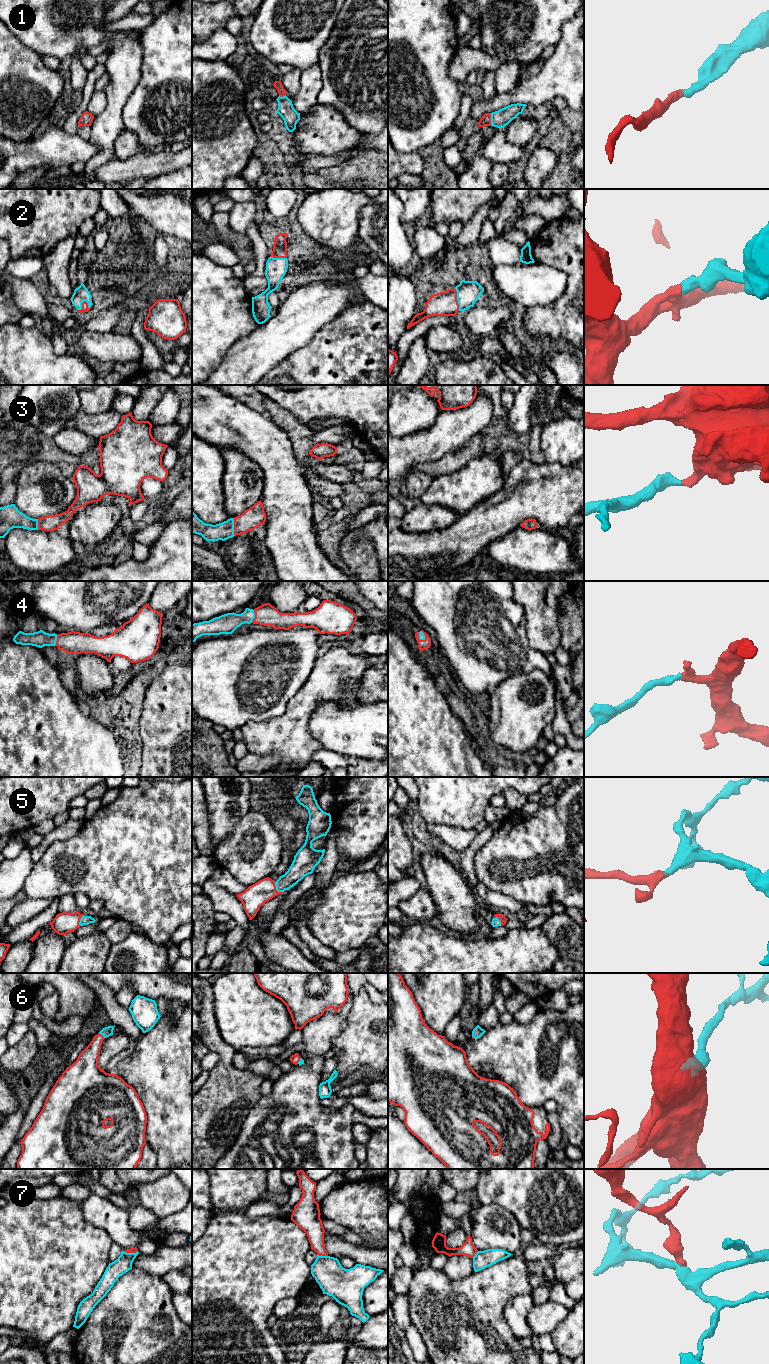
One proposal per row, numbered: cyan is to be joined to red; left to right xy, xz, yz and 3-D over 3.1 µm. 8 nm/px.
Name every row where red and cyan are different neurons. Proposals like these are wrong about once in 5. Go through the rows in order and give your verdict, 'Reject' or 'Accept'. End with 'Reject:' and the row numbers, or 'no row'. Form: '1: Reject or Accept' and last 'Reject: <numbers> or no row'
1: Accept
2: Accept
3: Accept
4: Accept
5: Accept
6: Accept
7: Reject
Reject: 7

